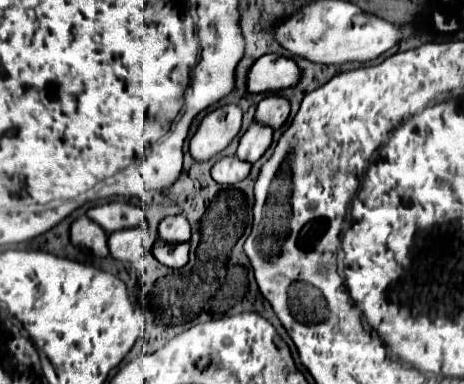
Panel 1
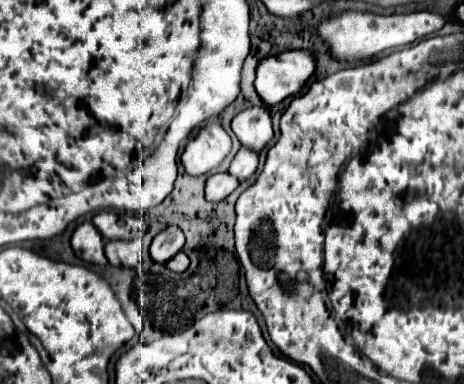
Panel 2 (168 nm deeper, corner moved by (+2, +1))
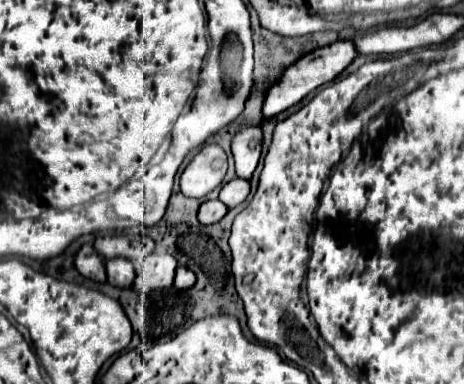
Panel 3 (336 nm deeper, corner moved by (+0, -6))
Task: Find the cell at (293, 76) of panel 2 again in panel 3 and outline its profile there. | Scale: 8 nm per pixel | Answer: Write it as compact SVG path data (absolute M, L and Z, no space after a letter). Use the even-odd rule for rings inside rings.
M337 41L333 45L327 45L327 47L319 47L307 55L303 55L301 59L297 59L295 63L291 63L279 77L279 81L267 91L267 97L265 97L265 105L263 105L263 115L269 119L269 117L275 117L279 115L281 111L289 109L291 105L299 103L307 93L311 93L313 89L317 89L319 85L325 85L329 81L333 81L343 69L347 69L353 59L357 57L359 53L355 51L355 43L353 41Z

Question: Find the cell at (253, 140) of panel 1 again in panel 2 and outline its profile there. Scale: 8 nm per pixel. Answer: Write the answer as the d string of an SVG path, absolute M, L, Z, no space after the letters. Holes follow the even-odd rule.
M241 146L241 150L235 154L235 158L229 166L229 172L233 176L237 176L239 180L245 180L257 170L257 164L259 164L259 152L253 148L247 150L245 146Z

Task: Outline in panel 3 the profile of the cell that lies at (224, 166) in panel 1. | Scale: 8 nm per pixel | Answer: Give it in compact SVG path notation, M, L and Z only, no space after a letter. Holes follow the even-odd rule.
M219 199L205 201L205 203L199 207L197 221L199 221L201 225L213 225L213 223L217 223L219 219L223 219L225 213L227 213L227 207L223 207L223 203L219 203Z

